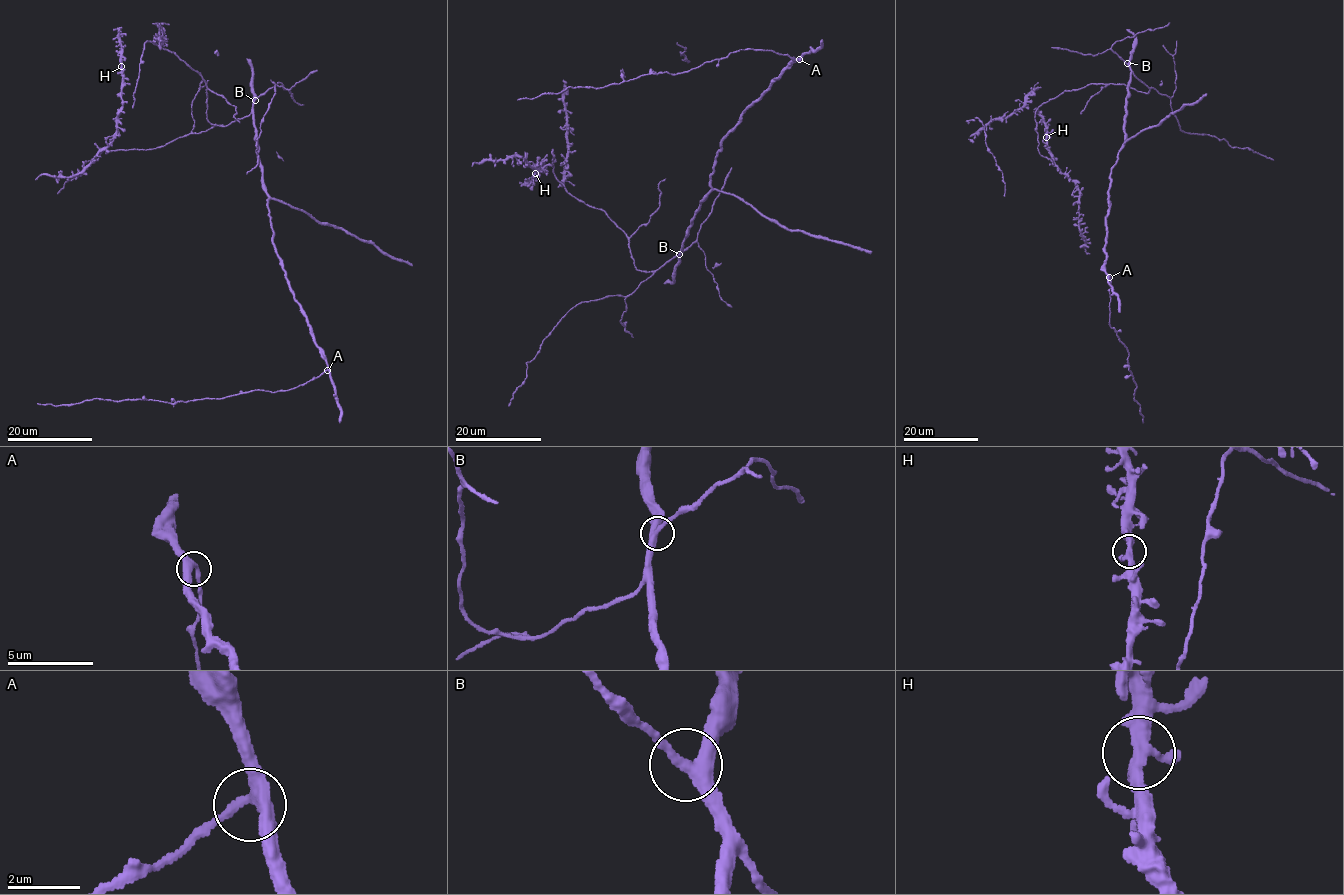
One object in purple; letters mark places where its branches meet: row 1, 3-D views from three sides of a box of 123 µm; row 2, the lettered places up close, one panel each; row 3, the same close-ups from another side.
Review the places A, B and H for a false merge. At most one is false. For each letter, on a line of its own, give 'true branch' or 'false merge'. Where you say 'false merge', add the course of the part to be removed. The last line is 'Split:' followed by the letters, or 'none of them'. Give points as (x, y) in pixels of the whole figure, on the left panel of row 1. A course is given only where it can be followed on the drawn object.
A: true branch
B: true branch
H: true branch
Split: none of them

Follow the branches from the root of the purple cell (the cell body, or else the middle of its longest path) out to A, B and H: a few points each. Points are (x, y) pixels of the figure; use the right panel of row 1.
A: (1126, 114), (1125, 140), (1110, 179), (1104, 264), (1109, 277)
B: (1126, 114), (1131, 72), (1127, 63)
H: (1126, 114), (1133, 73), (1147, 94), (1091, 83), (1042, 103), (1035, 114), (1038, 150), (1051, 164), (1046, 137)

